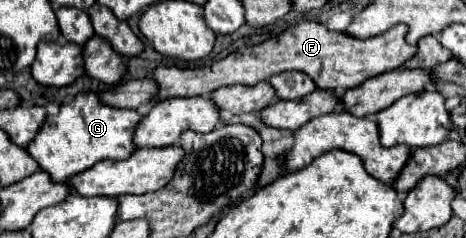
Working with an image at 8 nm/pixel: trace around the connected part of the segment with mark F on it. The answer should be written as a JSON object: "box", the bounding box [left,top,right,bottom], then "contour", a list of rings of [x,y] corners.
{"box":[152,21,416,101],"contour":[[[304,21],[294,27],[288,27],[280,35],[270,37],[260,45],[238,49],[212,65],[188,67],[188,69],[176,65],[156,67],[152,75],[156,77],[156,85],[158,85],[156,101],[168,97],[194,97],[194,95],[204,97],[210,91],[226,85],[256,85],[284,71],[306,73],[316,83],[316,87],[342,93],[346,89],[362,85],[370,77],[402,67],[404,61],[408,61],[416,53],[416,47],[408,45],[404,37],[406,37],[406,25],[396,25],[376,37],[354,39],[346,33],[330,31],[322,23]]]}

